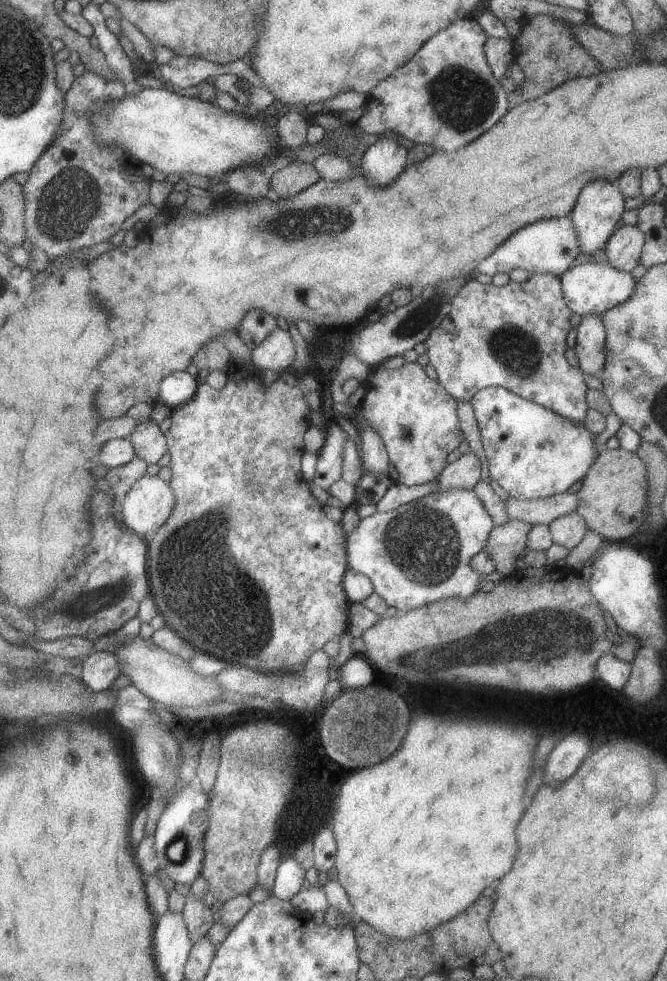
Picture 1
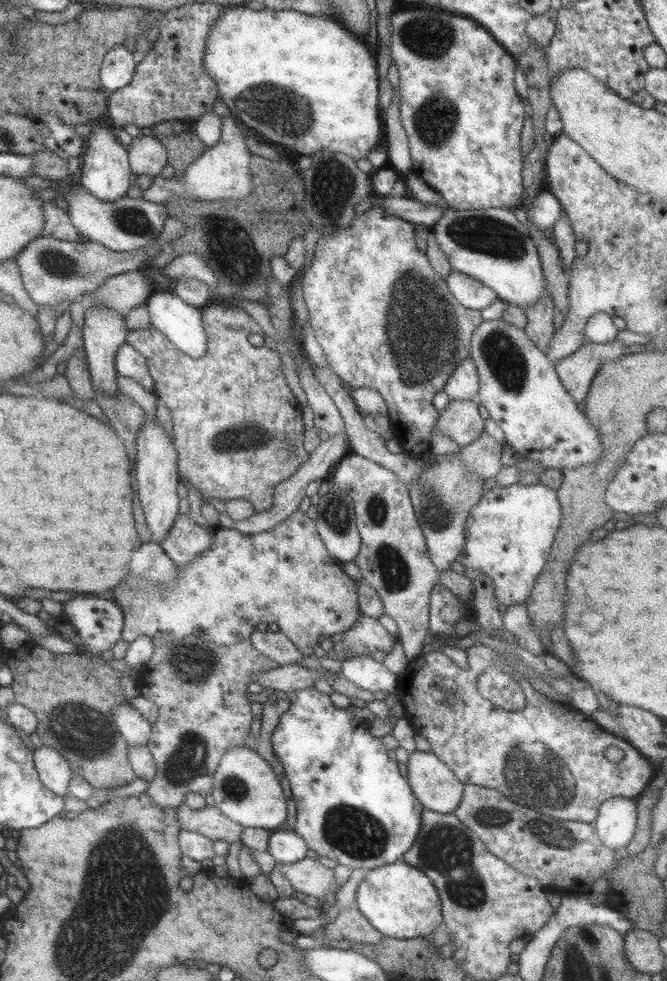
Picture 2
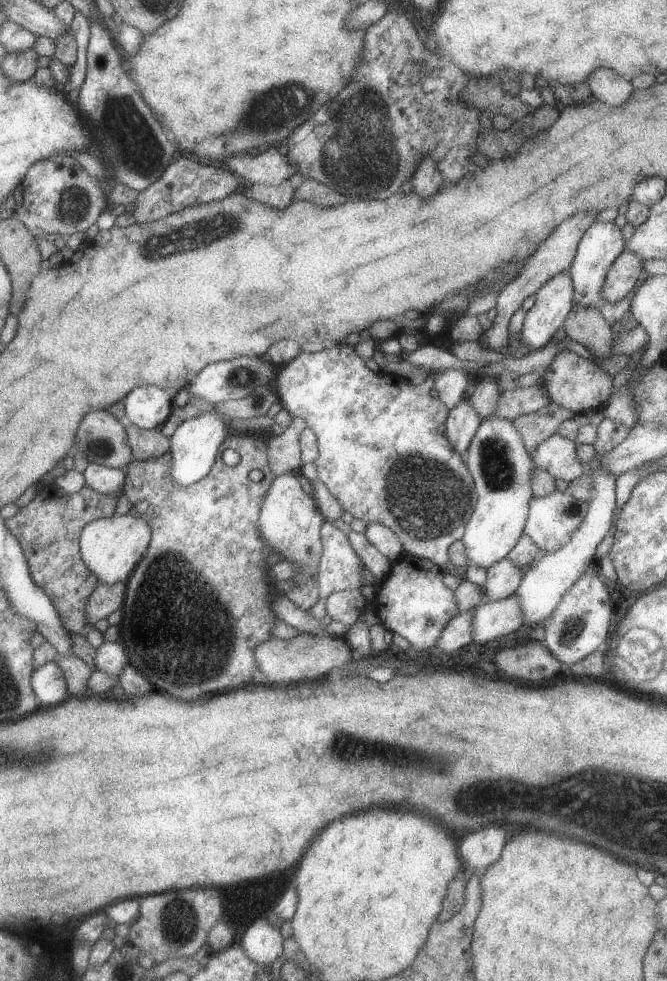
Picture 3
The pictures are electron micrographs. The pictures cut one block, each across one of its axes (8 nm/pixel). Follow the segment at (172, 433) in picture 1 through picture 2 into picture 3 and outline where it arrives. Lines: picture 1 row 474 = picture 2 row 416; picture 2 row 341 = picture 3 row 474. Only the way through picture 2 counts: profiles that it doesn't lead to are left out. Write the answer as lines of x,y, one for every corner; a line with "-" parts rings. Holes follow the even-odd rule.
229,432
225,441
220,445
219,452
215,458
213,467
209,473
194,484
179,487
172,482
170,478
170,457
168,452
145,461
132,461
125,469
124,486
122,493
125,498
132,504
129,510
131,516
142,519
146,526
150,529
150,542
148,543
144,557
142,557
131,575
125,581
124,600
121,607
122,618
119,622
119,639
127,654
128,664
131,664
139,673
148,681
148,684
161,693
165,692
168,696
175,696
179,700
193,700
201,694
209,694
209,692
225,692
227,688
239,688
241,684
249,682
251,676
253,680
257,680
257,670
253,659
254,649
263,642
271,638
270,629
275,616
269,609
270,600
273,598
274,590
271,586
272,582
266,576
266,566
263,563
263,558
266,558
270,553
265,552
267,546
259,536
257,536
255,524
257,523
257,514
259,514
259,506
261,500
267,493
268,487
272,484
275,475
271,473
266,460
266,446
263,440
255,438
255,436
-
224,449
231,449
239,455
239,463
233,467
227,467
223,464
220,455
-
257,469
263,473
263,479
259,482
251,482
247,477
249,471
-
138,500
145,500
149,505
144,514
138,514
134,511
133,505

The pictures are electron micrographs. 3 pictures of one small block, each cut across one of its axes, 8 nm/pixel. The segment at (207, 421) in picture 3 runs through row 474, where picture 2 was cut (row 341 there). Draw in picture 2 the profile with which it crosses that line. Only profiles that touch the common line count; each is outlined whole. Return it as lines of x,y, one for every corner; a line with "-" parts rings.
171,289
153,290
146,301
150,326
191,358
203,356
207,348
199,307
186,304

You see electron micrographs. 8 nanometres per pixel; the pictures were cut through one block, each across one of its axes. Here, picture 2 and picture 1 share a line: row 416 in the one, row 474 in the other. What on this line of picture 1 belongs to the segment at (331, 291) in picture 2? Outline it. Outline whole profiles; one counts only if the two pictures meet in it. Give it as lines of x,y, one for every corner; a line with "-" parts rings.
416,361
405,362
396,370
387,370
379,366
368,374
365,394
357,408
357,418
349,415
349,419
355,427
365,422
379,436
381,446
388,458
389,480
409,488
436,480
439,472
446,466
447,455
457,449
460,442
464,440
455,416
455,402
439,382
427,377

